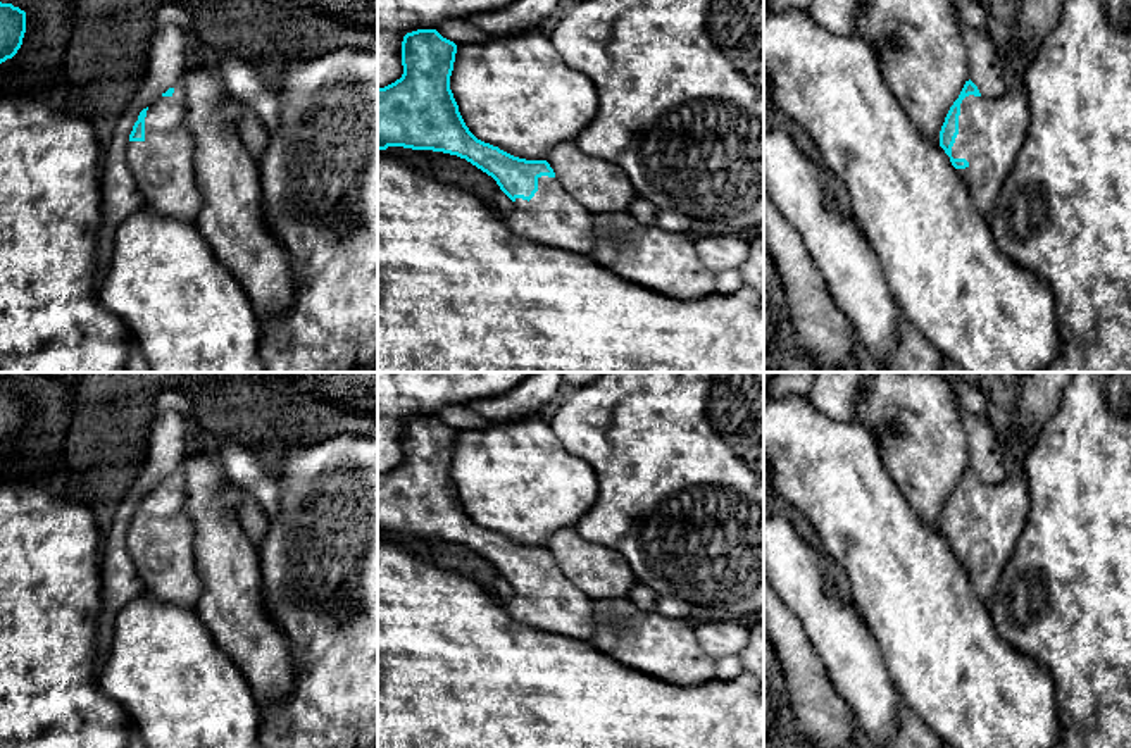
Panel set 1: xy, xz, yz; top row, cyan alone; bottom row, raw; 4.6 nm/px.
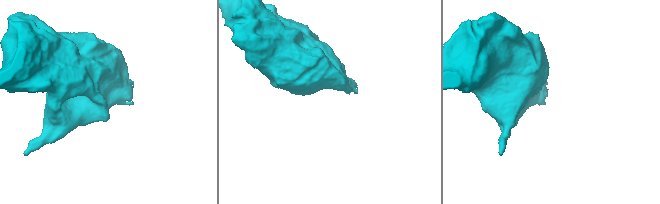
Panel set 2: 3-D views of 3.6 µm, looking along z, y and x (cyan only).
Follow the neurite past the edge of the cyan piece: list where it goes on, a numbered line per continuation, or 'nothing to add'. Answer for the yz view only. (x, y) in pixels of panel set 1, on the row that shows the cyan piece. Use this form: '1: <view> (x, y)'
1: yz (992, 131)

